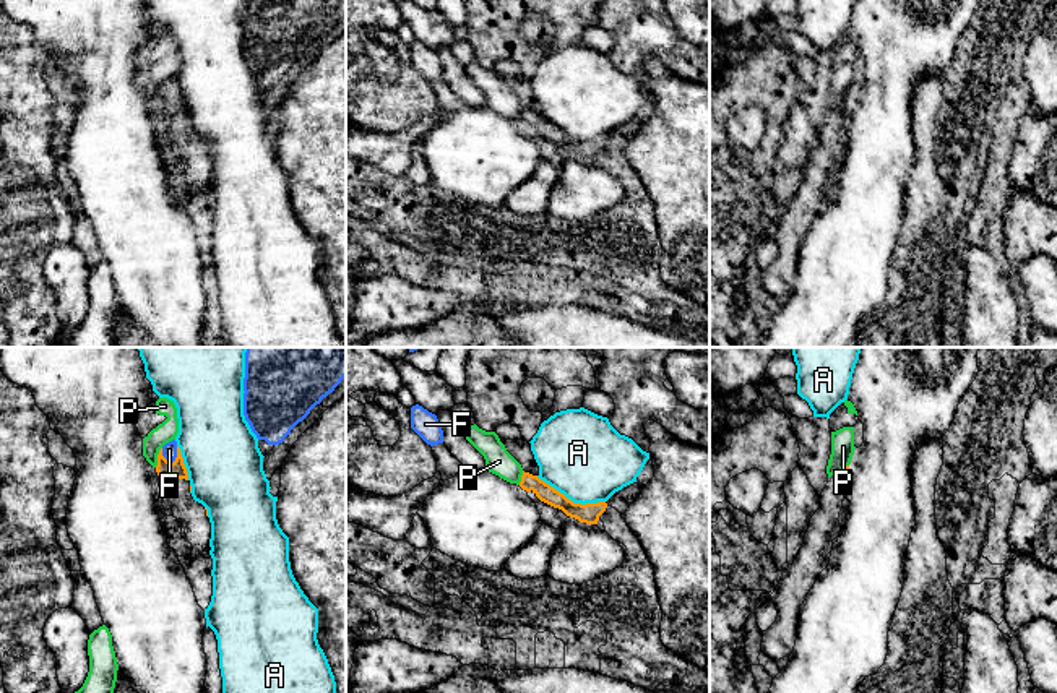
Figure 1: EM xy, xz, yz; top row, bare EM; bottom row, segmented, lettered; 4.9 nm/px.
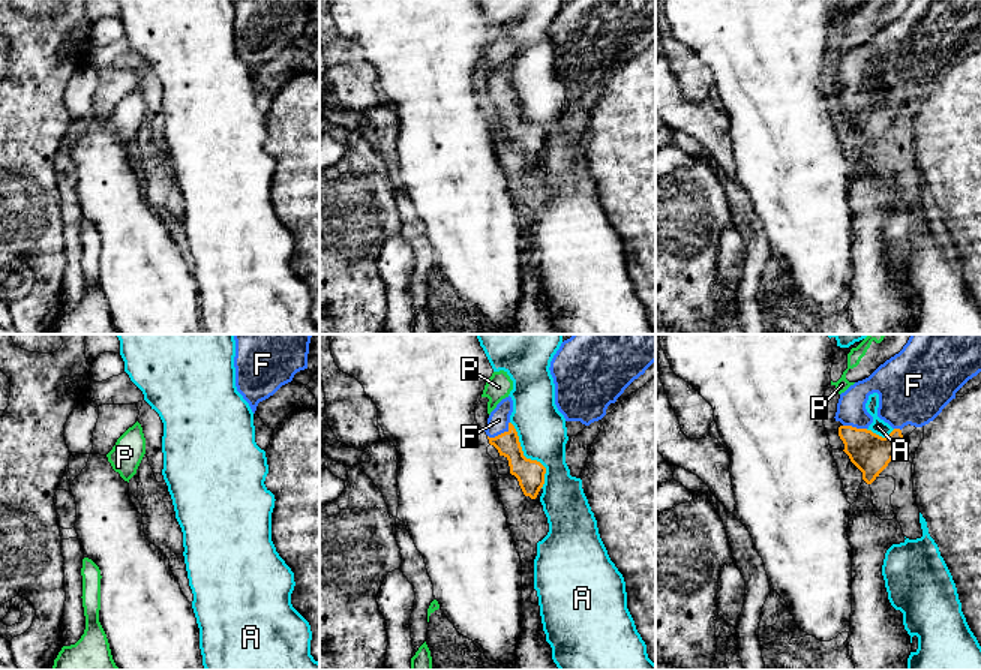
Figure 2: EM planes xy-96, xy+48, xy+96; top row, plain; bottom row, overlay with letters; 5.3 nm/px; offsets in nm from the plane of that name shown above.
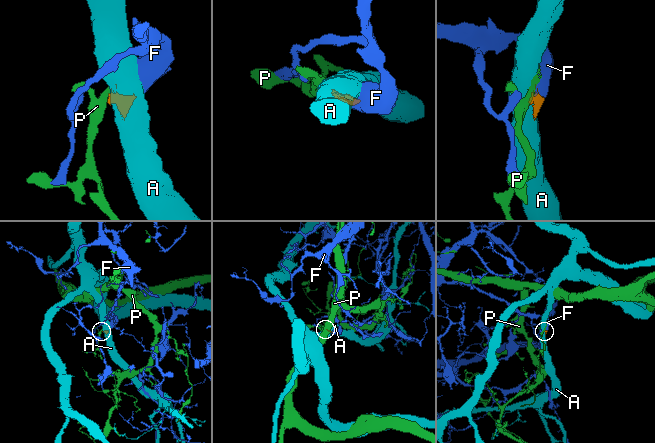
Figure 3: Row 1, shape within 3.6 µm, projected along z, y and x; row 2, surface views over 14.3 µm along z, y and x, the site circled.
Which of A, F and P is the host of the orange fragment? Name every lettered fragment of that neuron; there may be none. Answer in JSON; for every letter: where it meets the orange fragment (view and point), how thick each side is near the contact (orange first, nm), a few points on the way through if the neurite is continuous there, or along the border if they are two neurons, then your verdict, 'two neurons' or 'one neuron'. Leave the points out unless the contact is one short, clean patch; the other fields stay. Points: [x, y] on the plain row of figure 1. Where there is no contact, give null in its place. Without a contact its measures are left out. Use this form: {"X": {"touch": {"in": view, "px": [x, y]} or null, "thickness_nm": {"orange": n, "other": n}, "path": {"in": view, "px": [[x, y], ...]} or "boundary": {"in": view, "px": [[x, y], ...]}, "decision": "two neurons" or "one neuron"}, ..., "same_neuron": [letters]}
{"A": {"touch": {"in": "xz", "px": [570, 137]}, "thickness_nm": {"orange": 100, "other": 420}, "decision": "two neurons"}, "F": {"touch": {"in": "xy", "px": [164, 94]}, "thickness_nm": {"orange": 90, "other": 80}, "path": {"in": "xy", "px": [[164, 106], [164, 94], [169, 86]]}, "decision": "one neuron"}, "P": {"touch": {"in": "xy", "px": [158, 93]}, "thickness_nm": {"orange": 90, "other": 100}, "boundary": {"in": "xy", "px": [[161, 83], [155, 103]]}, "decision": "two neurons"}, "same_neuron": ["F"]}

